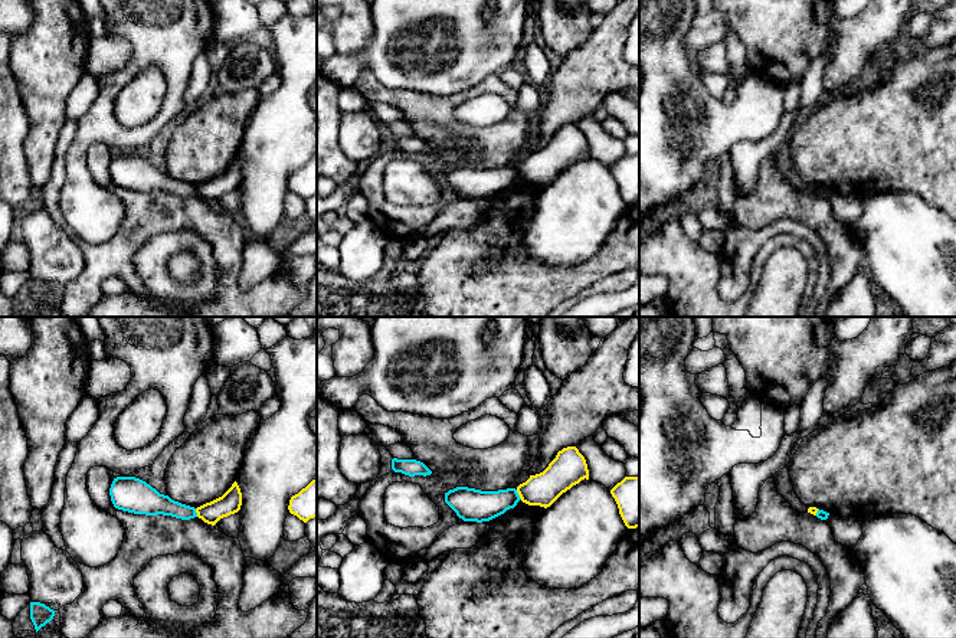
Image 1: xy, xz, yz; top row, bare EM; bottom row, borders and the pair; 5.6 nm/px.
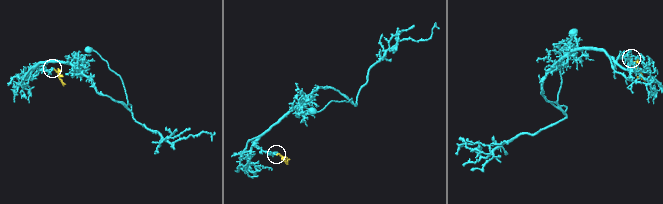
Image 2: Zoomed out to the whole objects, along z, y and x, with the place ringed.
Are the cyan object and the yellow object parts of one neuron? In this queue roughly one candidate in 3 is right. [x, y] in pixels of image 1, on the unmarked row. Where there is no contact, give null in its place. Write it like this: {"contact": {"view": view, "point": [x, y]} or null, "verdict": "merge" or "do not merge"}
{"contact": {"view": "xz", "point": [517, 172]}, "verdict": "do not merge"}

